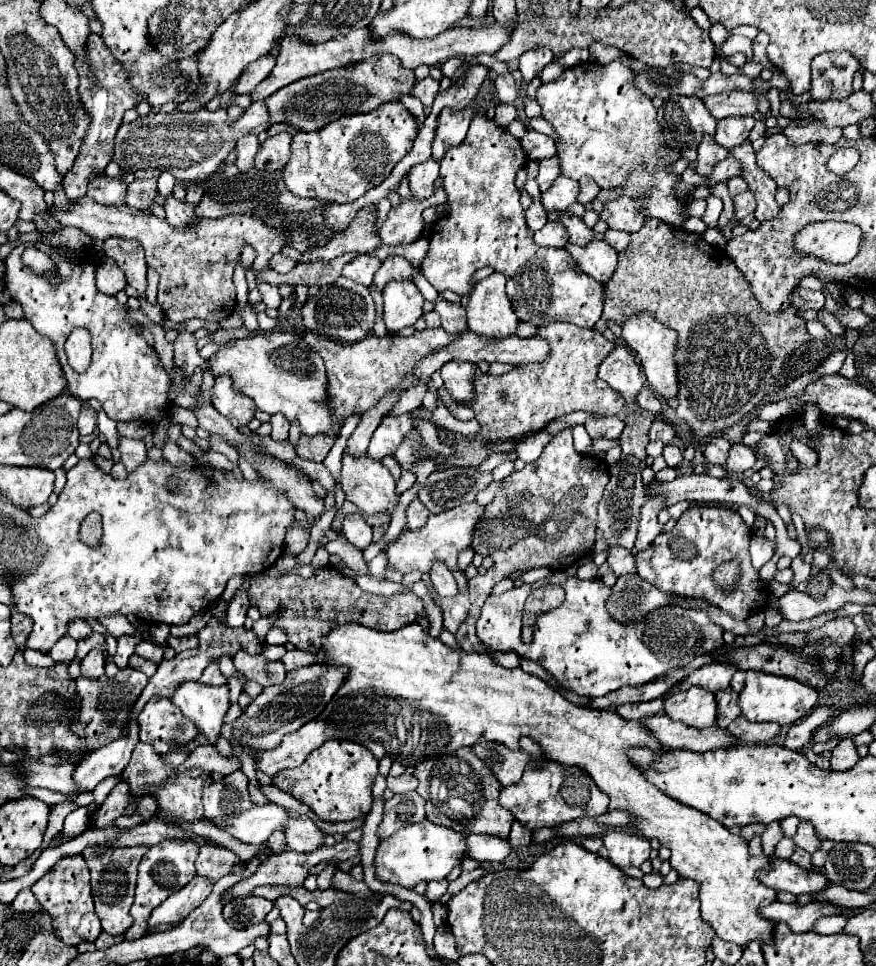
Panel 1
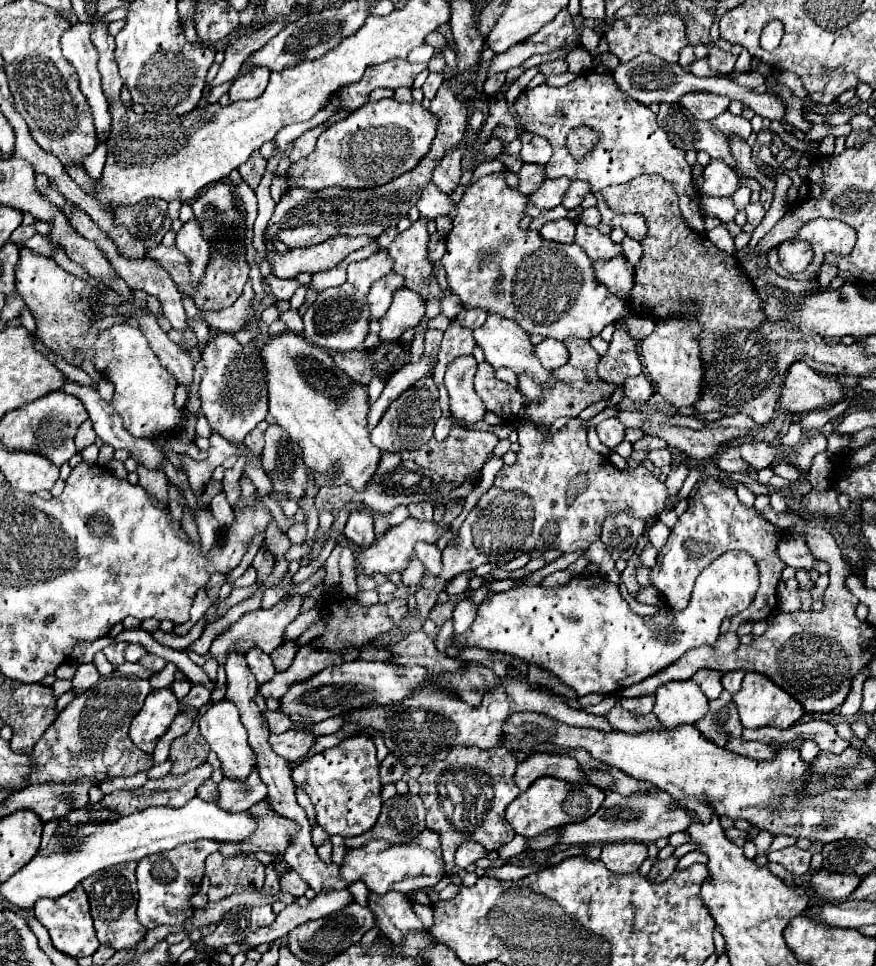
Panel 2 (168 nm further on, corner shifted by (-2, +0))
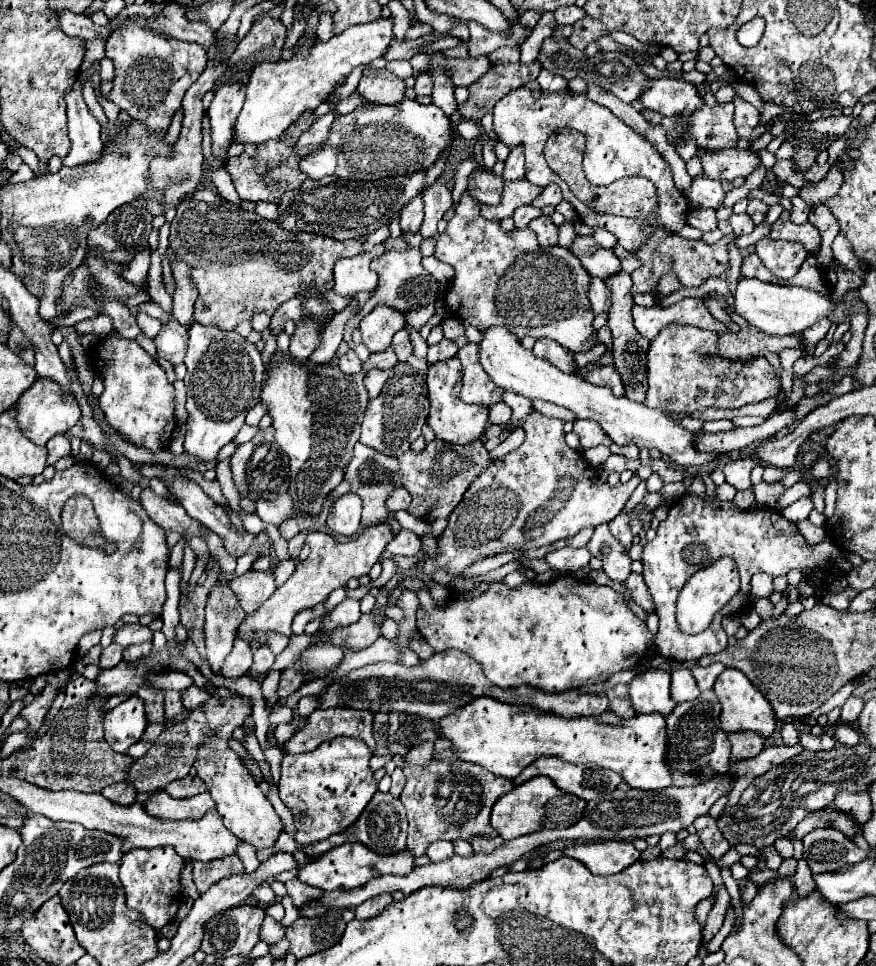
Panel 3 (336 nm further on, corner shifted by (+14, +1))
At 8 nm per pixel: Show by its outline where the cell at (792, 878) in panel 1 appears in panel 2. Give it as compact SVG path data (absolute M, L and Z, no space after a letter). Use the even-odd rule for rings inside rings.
M818 870L816 874L812 874L808 882L808 890L810 894L824 896L828 900L844 900L858 888L858 884L860 884L858 876Z

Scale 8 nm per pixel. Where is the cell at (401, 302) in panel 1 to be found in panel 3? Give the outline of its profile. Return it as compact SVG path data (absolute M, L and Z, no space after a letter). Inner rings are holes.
M376 305L372 313L368 313L360 321L362 343L370 353L386 351L396 331L404 327L404 313L396 313L396 309L388 309L386 305Z

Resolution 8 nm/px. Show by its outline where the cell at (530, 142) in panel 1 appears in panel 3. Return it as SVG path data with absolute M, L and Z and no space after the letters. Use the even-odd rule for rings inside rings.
M522 149L510 151L510 157L506 159L506 167L504 167L502 177L504 177L504 181L524 179L524 151Z

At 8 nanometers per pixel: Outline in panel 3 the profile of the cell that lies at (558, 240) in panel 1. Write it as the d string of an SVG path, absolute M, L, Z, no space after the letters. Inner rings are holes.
M548 215L536 217L528 227L538 235L540 245L544 245L544 247L558 245L558 227L552 223L552 219Z

